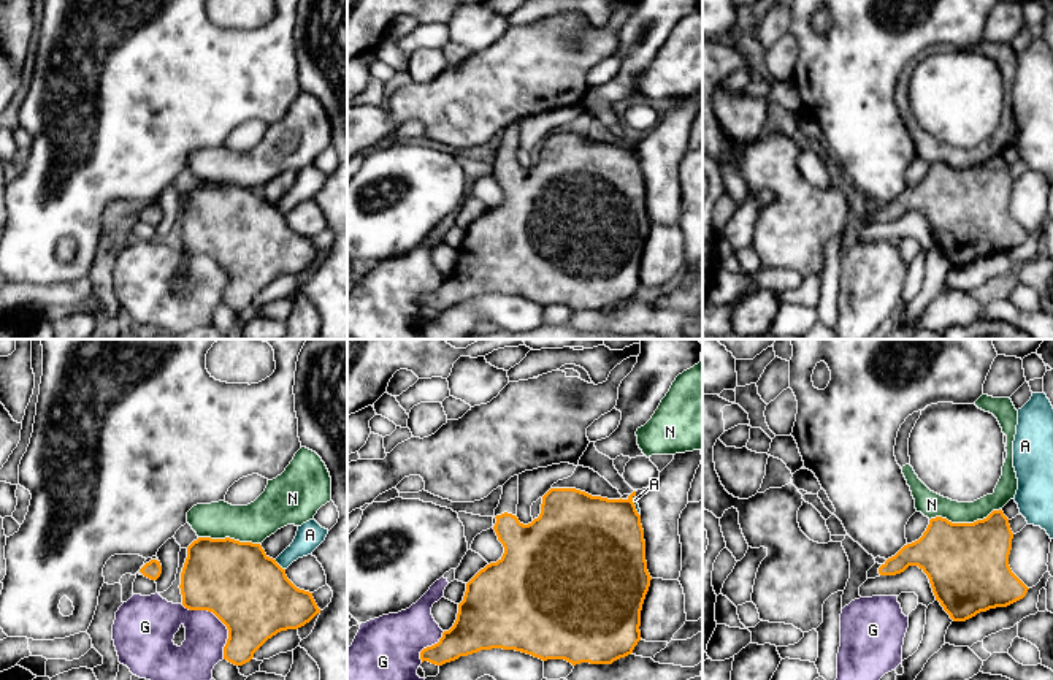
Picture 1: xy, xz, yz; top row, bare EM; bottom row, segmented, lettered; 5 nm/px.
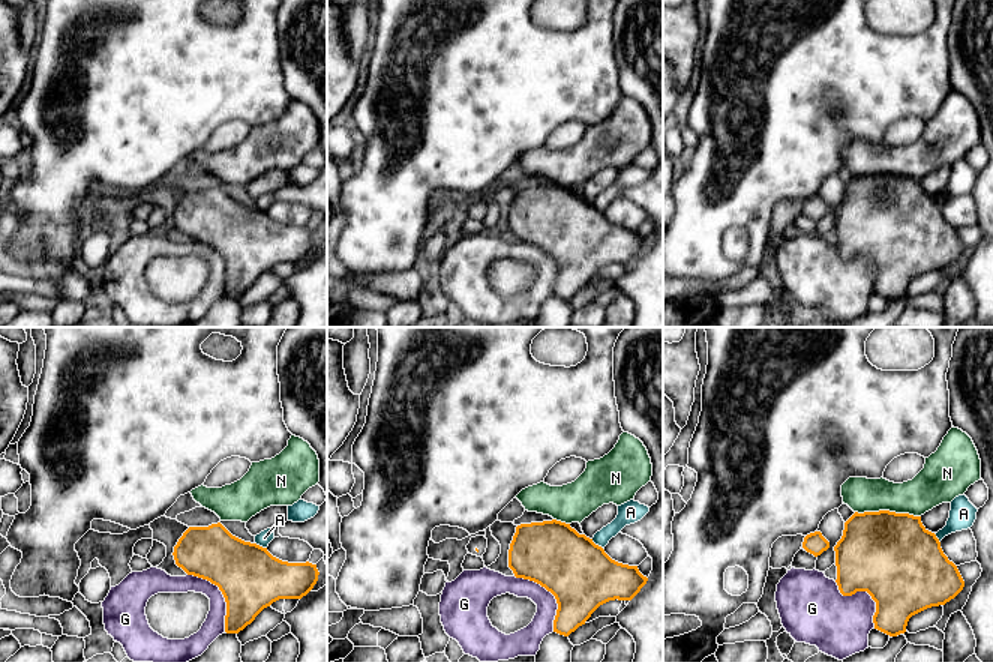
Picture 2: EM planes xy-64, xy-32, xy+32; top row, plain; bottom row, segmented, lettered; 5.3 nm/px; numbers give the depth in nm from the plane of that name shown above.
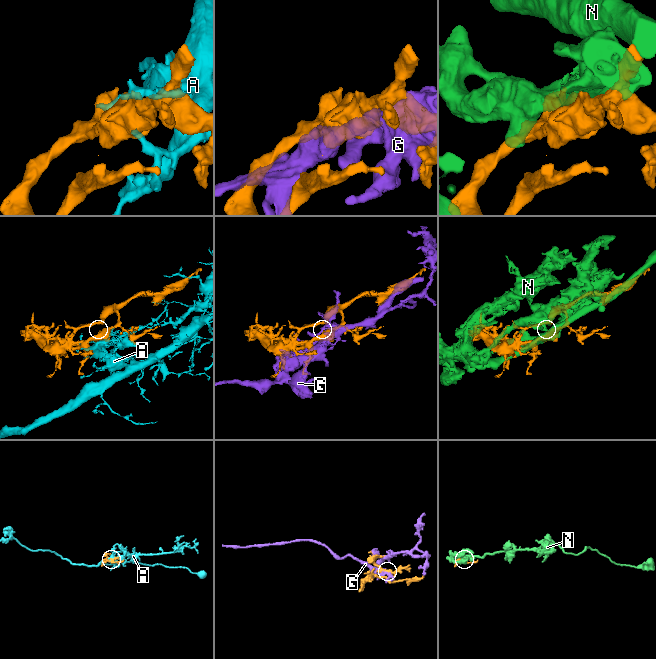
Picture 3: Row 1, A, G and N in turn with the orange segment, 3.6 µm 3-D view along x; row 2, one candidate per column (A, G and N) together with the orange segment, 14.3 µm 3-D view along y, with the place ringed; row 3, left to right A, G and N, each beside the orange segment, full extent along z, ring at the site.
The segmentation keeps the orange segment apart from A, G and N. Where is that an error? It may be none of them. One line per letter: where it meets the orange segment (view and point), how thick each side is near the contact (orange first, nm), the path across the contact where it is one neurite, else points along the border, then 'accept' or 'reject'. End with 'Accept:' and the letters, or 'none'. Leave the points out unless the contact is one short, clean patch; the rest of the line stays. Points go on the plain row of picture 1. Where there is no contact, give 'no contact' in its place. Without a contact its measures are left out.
A: contact xy (278, 210); calibres 400 and 140 nm; reject
G: contact xy (219, 263); calibres 400 and 200 nm; reject
N: contact yz (964, 168); calibres 420 and 130 nm; reject
Accept: none

